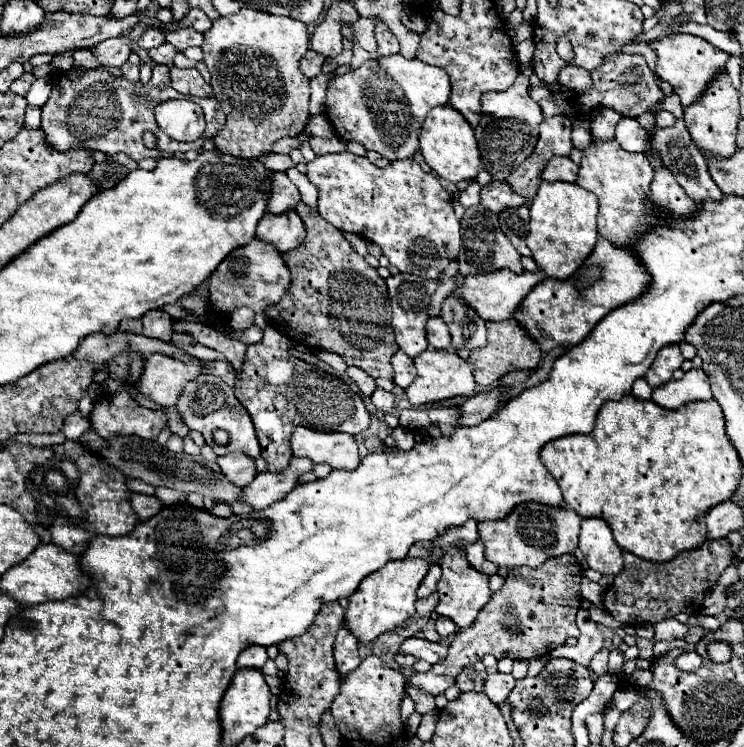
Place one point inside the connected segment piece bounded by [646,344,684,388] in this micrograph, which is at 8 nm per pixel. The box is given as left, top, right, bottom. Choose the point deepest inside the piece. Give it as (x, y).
(670, 359)

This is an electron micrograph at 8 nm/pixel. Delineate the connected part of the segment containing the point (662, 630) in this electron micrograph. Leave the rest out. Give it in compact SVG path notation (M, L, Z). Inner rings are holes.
M668 618L664 622L654 624L654 642L684 638L686 632L688 632L688 626L686 624L680 624L676 618Z

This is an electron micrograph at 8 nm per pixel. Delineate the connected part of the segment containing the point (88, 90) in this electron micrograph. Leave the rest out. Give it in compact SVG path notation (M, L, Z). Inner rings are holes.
M156 66L154 72L152 72L152 78L148 84L142 84L142 82L130 82L126 80L124 76L120 78L112 78L108 76L106 72L100 72L100 70L84 70L84 68L72 68L68 72L64 72L56 82L54 82L54 88L52 88L52 94L48 98L48 102L42 106L42 126L44 128L44 140L58 152L64 152L64 150L70 150L70 148L84 148L84 150L98 150L98 152L104 152L104 154L112 154L112 152L124 152L128 154L132 160L142 160L142 158L158 158L160 152L174 152L174 154L184 154L188 150L200 150L202 144L216 136L216 132L224 126L224 112L218 104L218 100L196 100L192 98L192 102L196 102L202 110L204 110L204 116L206 116L206 132L200 140L196 142L176 142L172 138L168 138L156 124L154 120L154 108L166 100L172 100L172 98L180 98L180 94L168 84L168 70L166 66ZM144 132L152 132L154 136L158 136L158 148L146 148L144 142L142 142L142 136Z

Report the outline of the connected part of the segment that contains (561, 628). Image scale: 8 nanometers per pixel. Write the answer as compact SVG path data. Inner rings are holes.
M560 556L556 560L548 560L538 568L514 568L508 572L504 586L492 594L492 600L480 610L478 618L474 620L474 624L470 628L462 628L454 642L448 648L448 656L446 660L442 660L440 664L432 666L428 672L418 672L412 676L412 684L418 686L424 692L430 692L432 696L444 694L444 690L448 686L454 684L456 676L460 674L460 670L468 664L474 664L476 660L482 660L484 654L494 654L496 658L512 658L512 660L530 660L530 658L538 658L538 656L546 656L550 650L562 646L566 642L566 638L570 636L578 636L580 630L576 628L576 612L580 608L580 566L572 564L572 560L568 560L568 556Z

